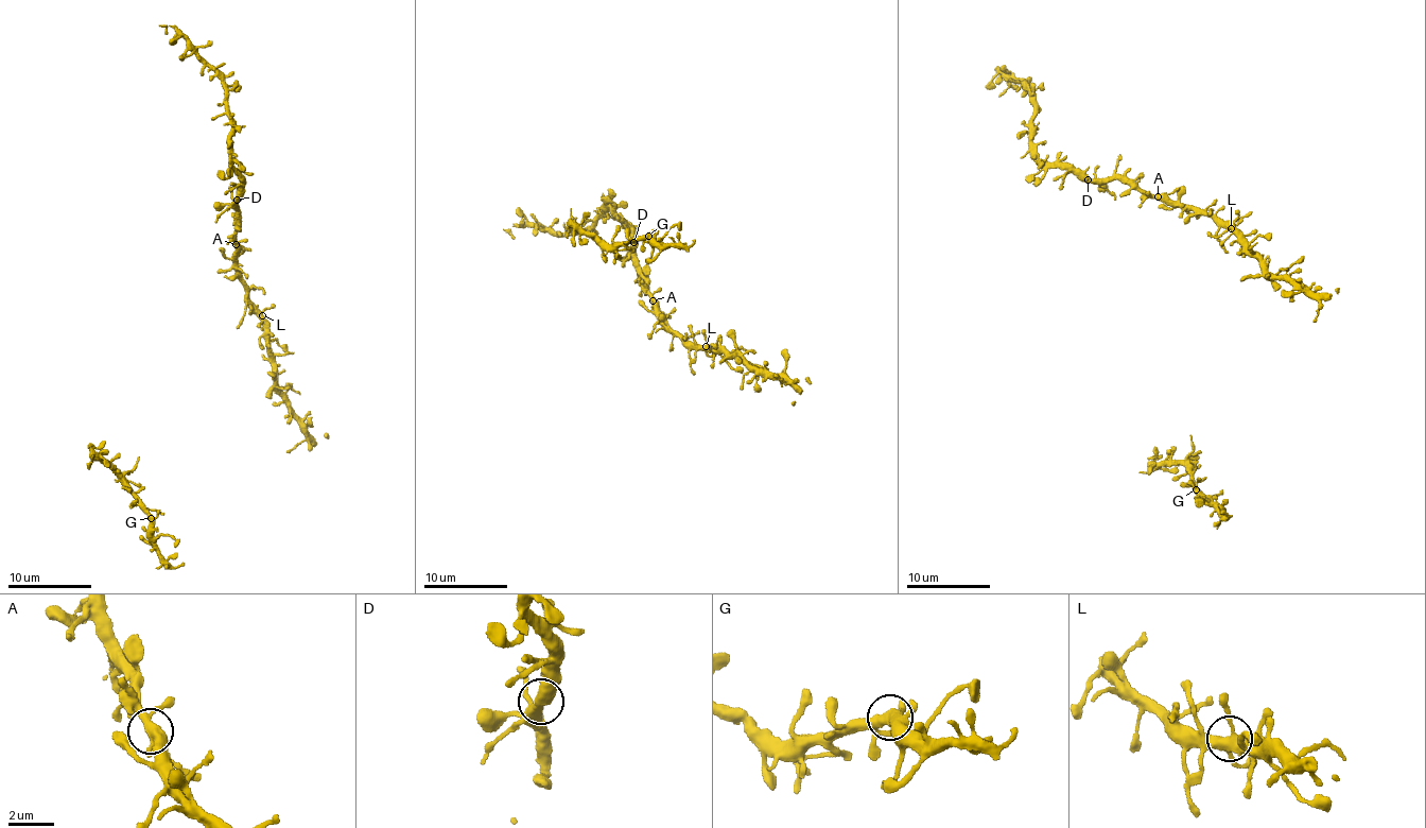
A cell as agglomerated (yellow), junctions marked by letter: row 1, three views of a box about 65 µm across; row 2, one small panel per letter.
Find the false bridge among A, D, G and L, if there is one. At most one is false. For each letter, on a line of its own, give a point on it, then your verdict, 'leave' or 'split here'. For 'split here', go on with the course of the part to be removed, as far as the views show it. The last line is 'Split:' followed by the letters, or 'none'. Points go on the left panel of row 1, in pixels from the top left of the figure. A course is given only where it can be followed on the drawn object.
A: at (236, 244); leave
D: at (237, 200); leave
G: at (151, 518); leave
L: at (262, 315); leave
Split: none

